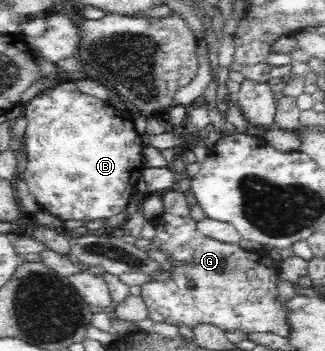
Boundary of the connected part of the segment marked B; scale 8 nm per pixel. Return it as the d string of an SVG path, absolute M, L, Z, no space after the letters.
M63 82L39 93L27 104L22 116L29 120L25 136L25 148L29 162L24 171L24 179L38 206L61 219L99 220L125 212L136 192L137 182L142 178L143 143L137 133L134 118L128 111L117 110L107 101L98 100L79 92L76 82Z

